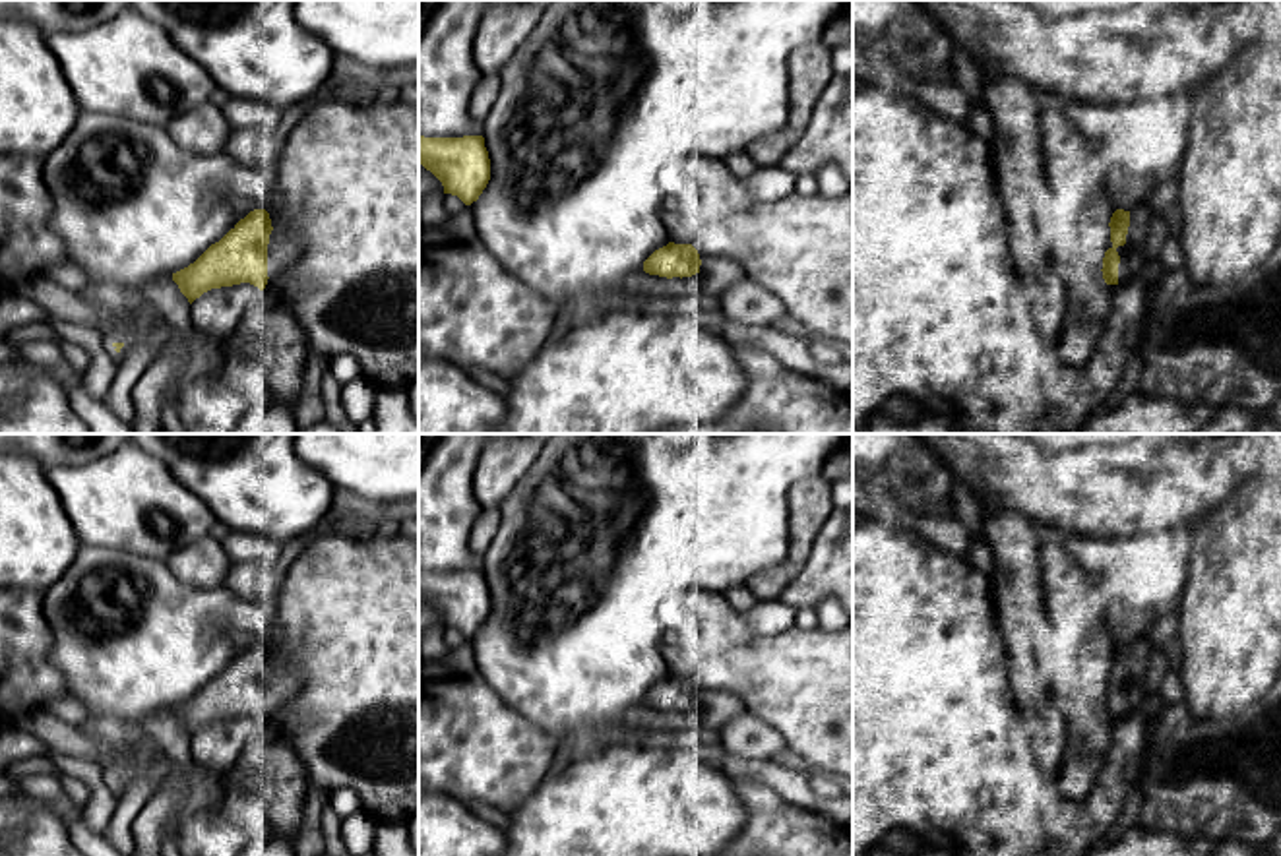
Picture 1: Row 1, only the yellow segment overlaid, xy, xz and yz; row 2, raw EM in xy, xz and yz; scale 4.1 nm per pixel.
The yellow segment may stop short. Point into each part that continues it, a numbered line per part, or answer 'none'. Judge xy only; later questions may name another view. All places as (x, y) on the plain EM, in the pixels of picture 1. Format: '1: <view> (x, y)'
1: xy (283, 682)

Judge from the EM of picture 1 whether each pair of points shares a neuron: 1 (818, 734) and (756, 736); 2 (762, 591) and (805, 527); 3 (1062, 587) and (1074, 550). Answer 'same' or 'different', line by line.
1: different
2: same
3: different

